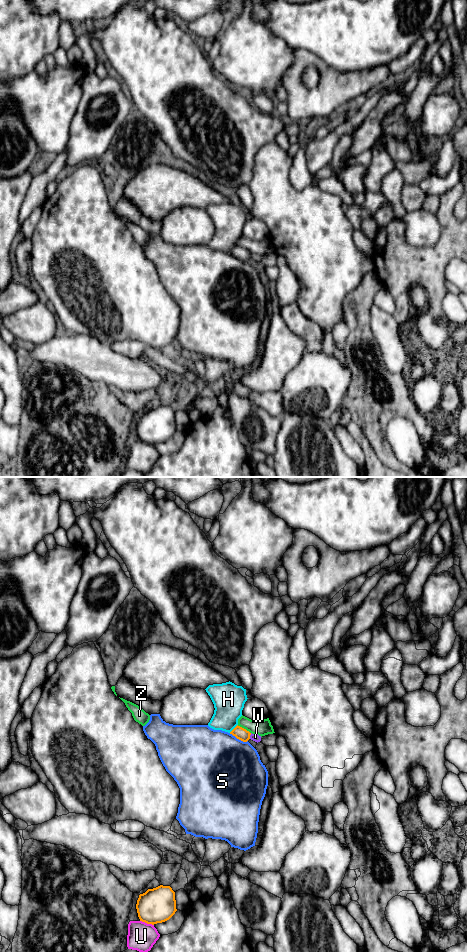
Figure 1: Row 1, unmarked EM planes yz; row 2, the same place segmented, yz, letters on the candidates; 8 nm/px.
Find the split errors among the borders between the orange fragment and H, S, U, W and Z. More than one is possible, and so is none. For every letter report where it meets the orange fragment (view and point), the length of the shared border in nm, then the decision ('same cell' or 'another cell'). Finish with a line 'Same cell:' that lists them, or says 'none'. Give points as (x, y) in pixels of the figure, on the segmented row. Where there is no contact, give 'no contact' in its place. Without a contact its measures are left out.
H: meets orange in yz at (234, 728); contact 100 nm long; another cell
S: meets orange in yz at (238, 738); contact 170 nm long; another cell
U: meets orange in yz at (147, 923); contact 120 nm long; another cell
W: meets orange in yz at (249, 736); contact 50 nm long; another cell
Z: meets orange in yz at (243, 728); contact 130 nm long; another cell
Same cell: none

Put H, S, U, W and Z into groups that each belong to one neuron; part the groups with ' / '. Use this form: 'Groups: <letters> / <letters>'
Groups: H / S / U / W / Z

